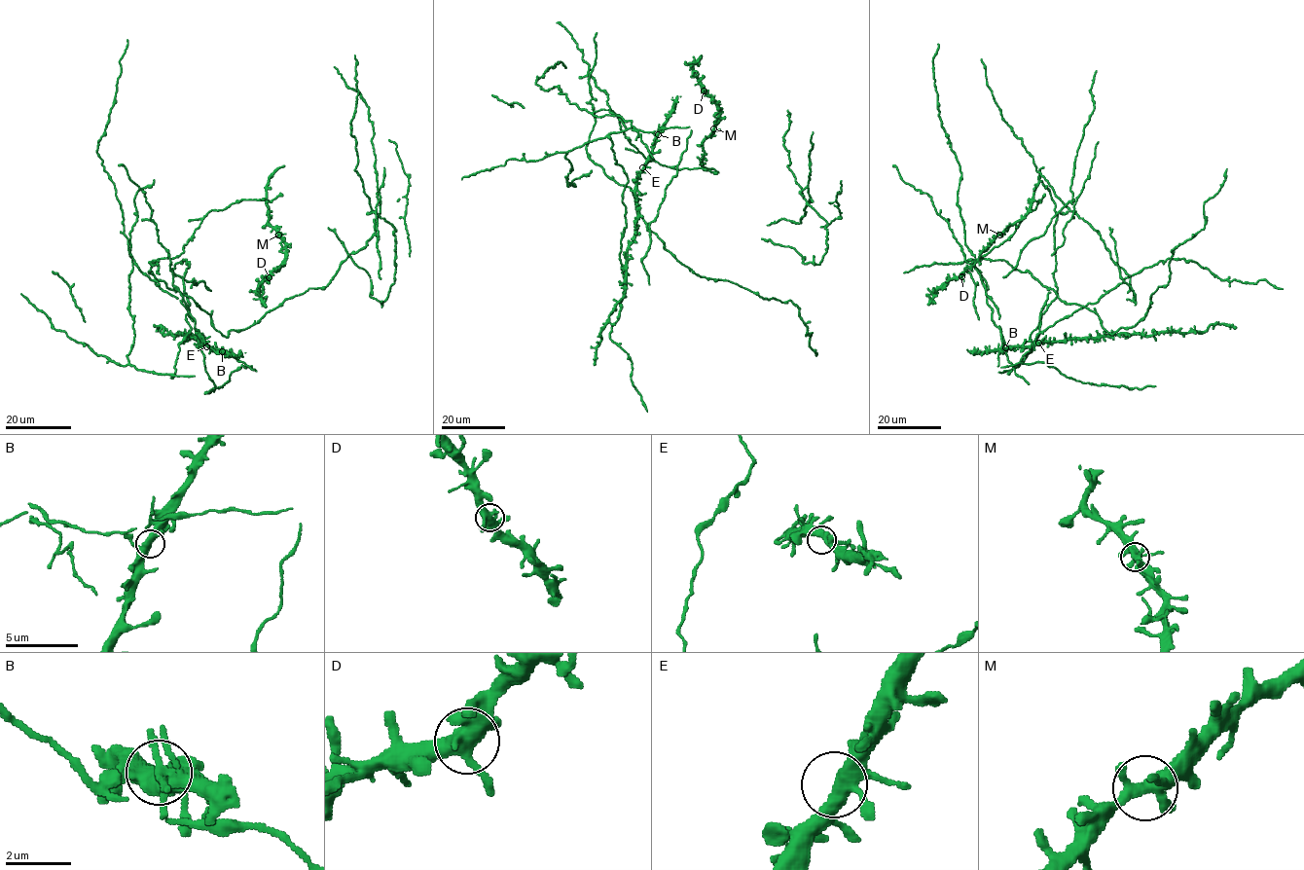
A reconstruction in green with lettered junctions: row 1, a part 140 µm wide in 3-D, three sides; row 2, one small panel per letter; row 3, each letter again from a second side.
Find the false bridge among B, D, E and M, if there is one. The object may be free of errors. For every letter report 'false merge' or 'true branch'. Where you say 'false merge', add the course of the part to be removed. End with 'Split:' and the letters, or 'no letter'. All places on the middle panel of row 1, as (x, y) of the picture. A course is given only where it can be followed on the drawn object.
B: true branch
D: true branch
E: true branch
M: true branch
Split: no letter

